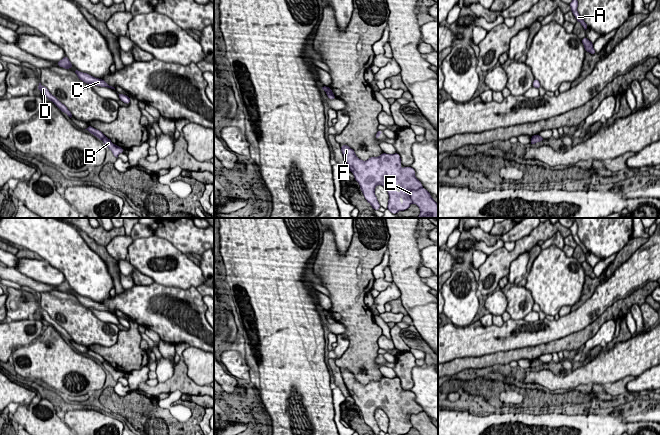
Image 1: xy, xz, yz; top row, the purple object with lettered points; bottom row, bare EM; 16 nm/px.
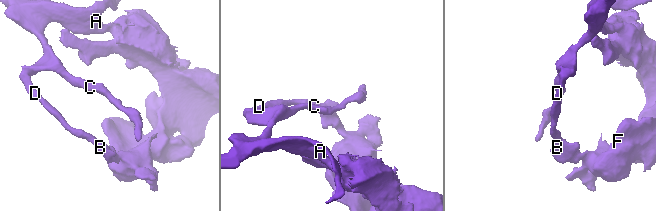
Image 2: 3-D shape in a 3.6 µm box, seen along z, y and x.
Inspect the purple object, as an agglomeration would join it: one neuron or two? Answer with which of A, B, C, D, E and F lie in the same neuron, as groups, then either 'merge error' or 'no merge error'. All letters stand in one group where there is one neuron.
groups A C D / B E F; merge error

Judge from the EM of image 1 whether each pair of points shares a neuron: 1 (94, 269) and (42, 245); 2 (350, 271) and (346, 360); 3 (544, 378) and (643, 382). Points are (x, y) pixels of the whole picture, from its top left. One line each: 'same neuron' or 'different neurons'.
1: same neuron
2: same neuron
3: different neurons

